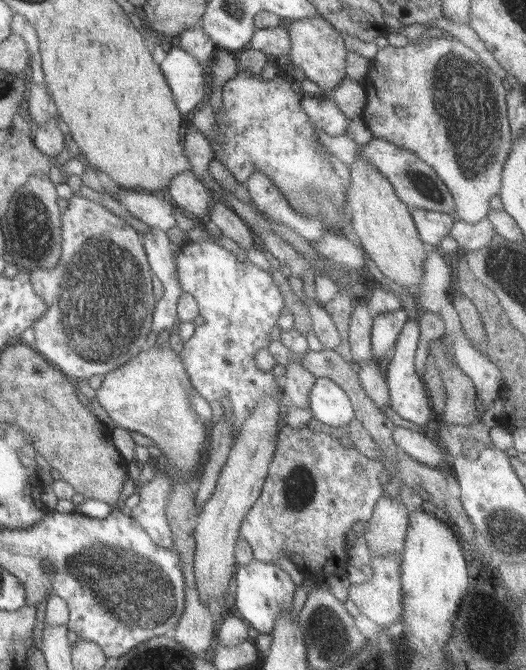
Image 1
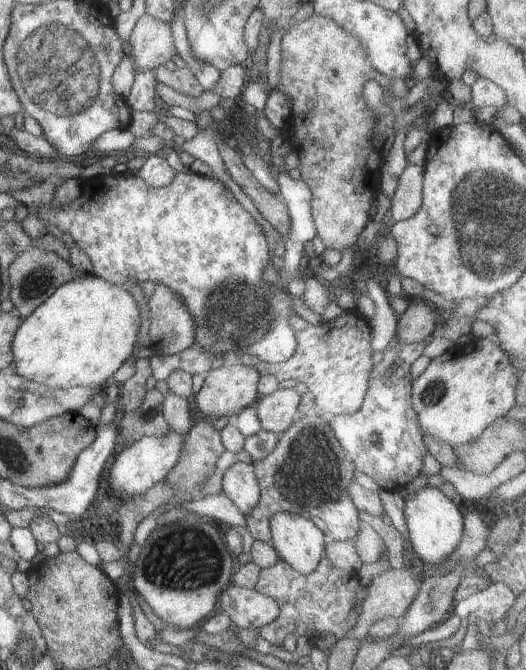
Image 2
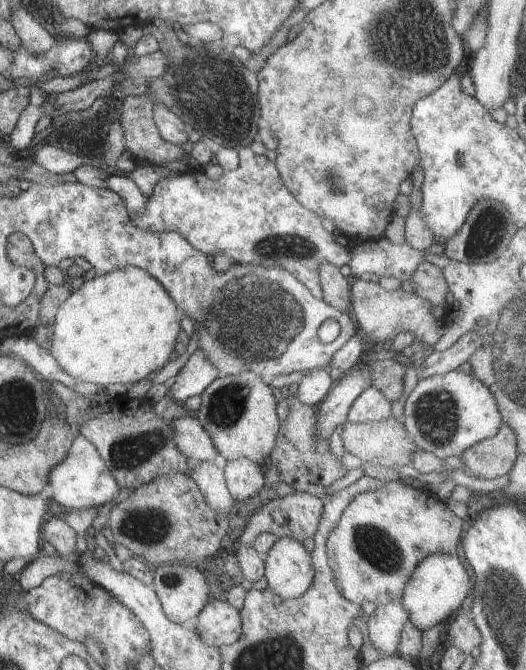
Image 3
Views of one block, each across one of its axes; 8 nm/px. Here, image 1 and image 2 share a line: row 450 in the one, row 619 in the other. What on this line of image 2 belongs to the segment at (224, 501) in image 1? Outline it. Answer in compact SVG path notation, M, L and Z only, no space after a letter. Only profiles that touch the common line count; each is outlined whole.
M227 586L218 596L218 608L226 612L231 624L247 630L260 630L280 614L278 600L255 589Z

